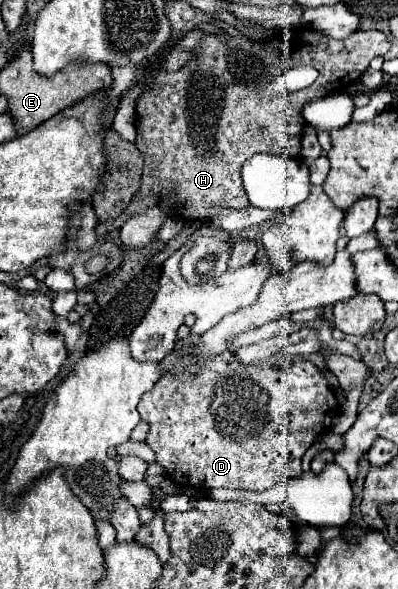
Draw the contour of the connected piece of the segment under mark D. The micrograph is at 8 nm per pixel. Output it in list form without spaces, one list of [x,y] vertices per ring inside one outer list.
[[[225,351],[221,355],[209,357],[203,361],[203,365],[197,369],[197,373],[191,373],[183,369],[181,373],[165,373],[155,387],[145,393],[139,401],[139,415],[149,425],[149,433],[145,443],[155,451],[155,463],[159,463],[177,485],[191,485],[197,489],[213,489],[213,487],[229,487],[229,489],[247,489],[247,491],[265,491],[271,489],[275,483],[285,481],[287,477],[295,477],[301,473],[301,459],[305,451],[323,435],[329,431],[333,417],[337,415],[337,399],[333,391],[323,381],[319,369],[311,361],[295,361],[291,367],[263,367],[261,363],[239,363],[237,357],[231,351]]]

